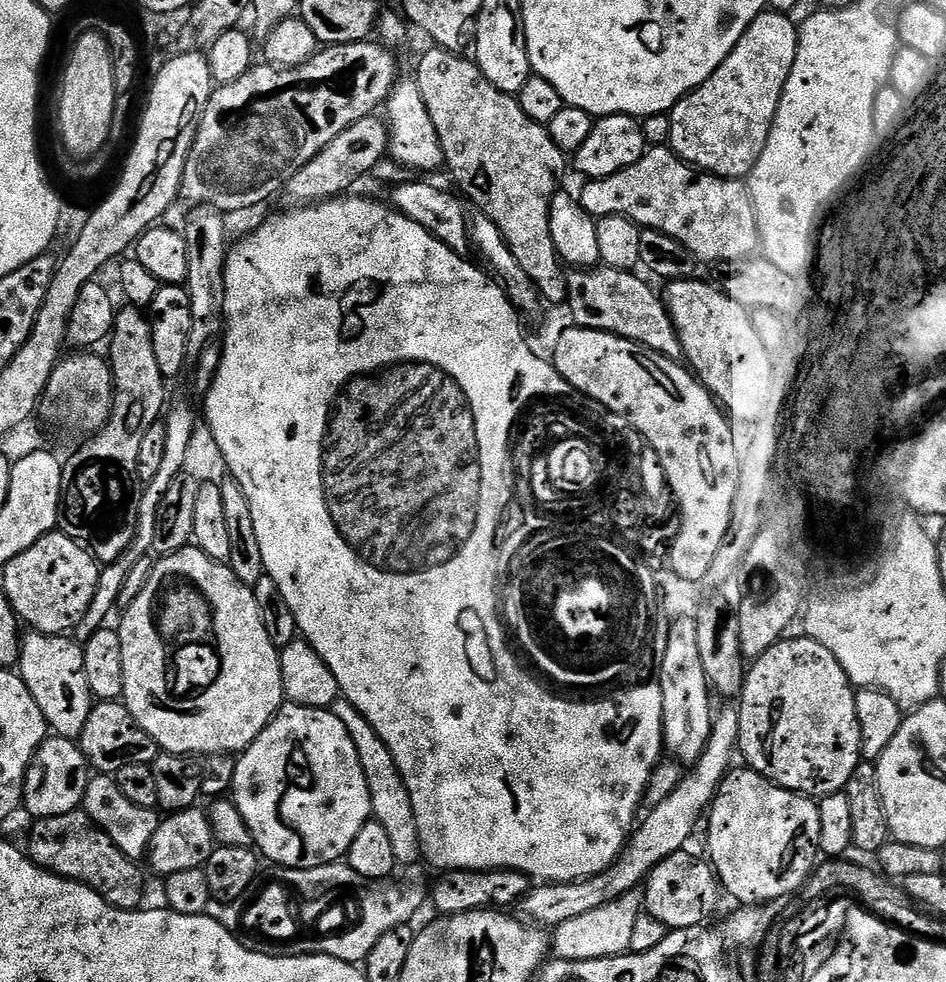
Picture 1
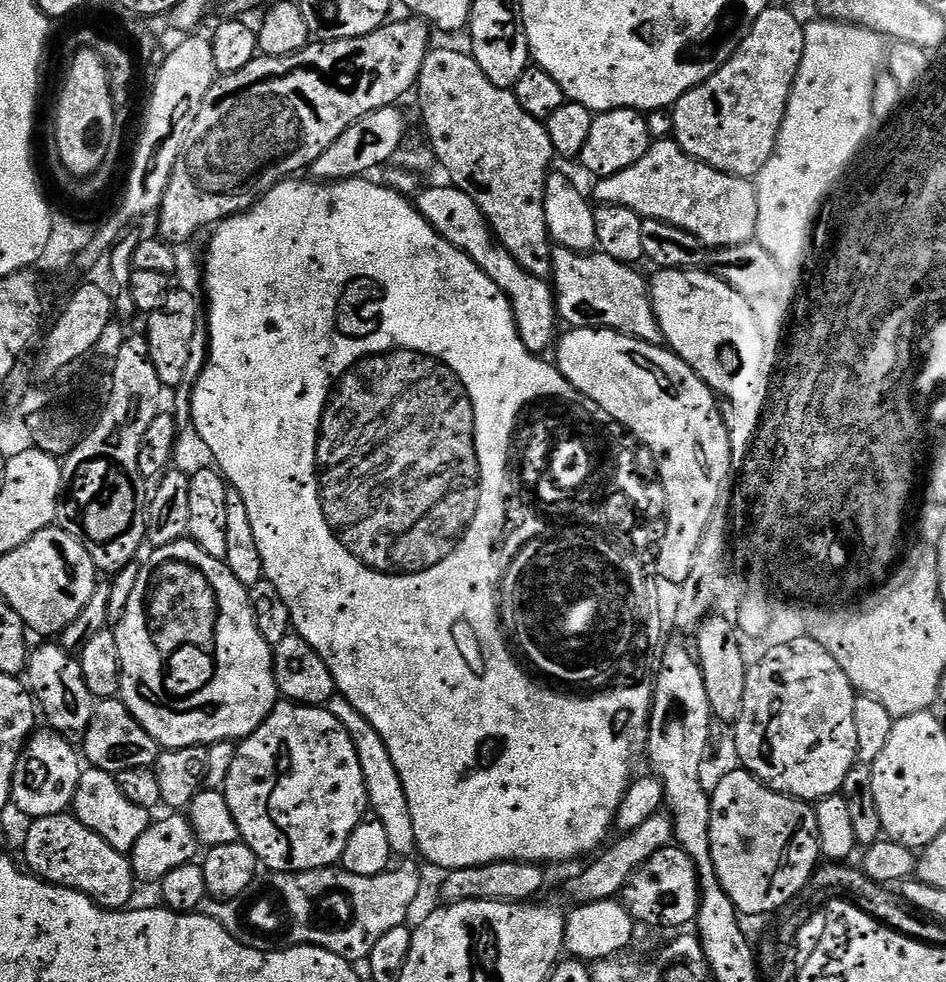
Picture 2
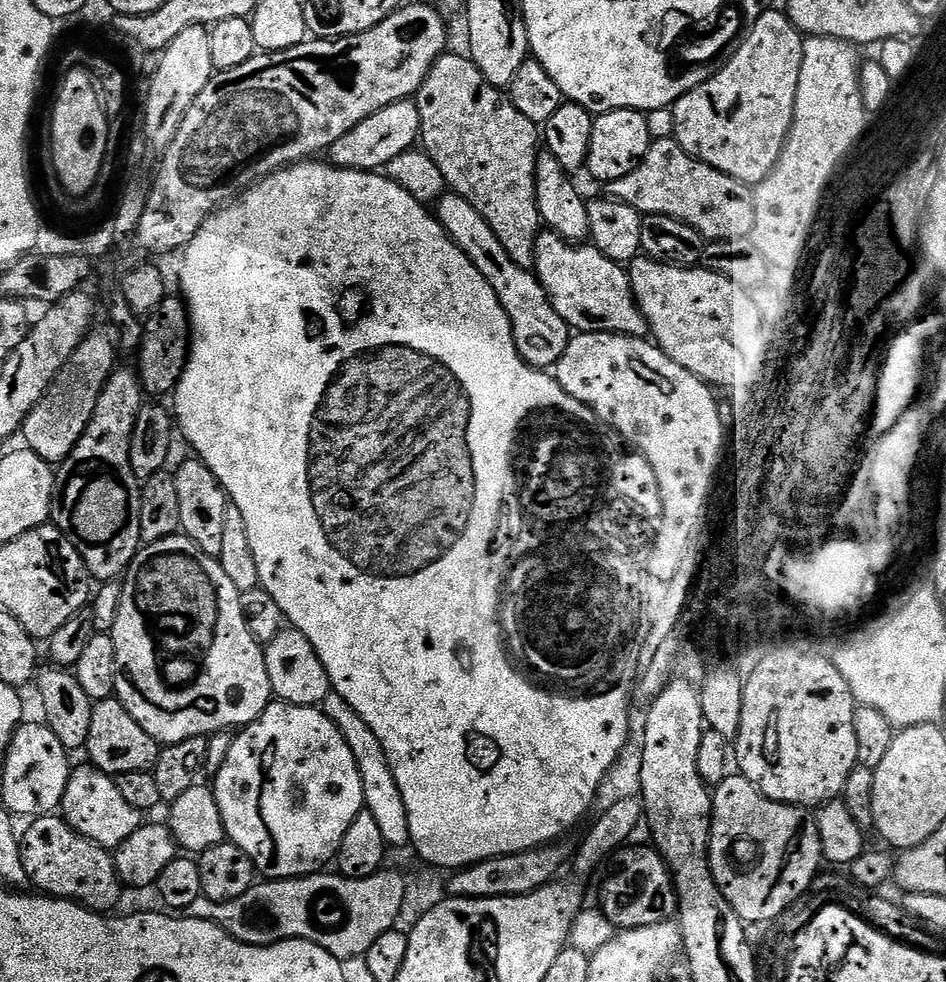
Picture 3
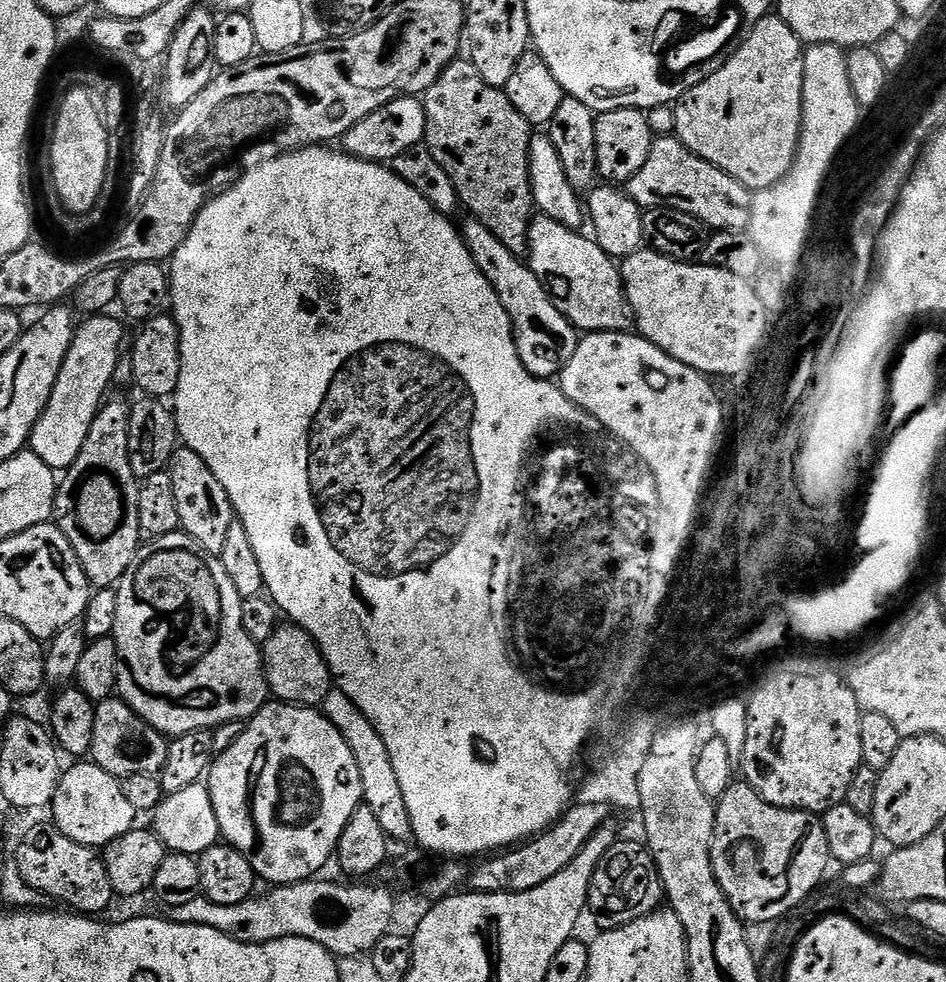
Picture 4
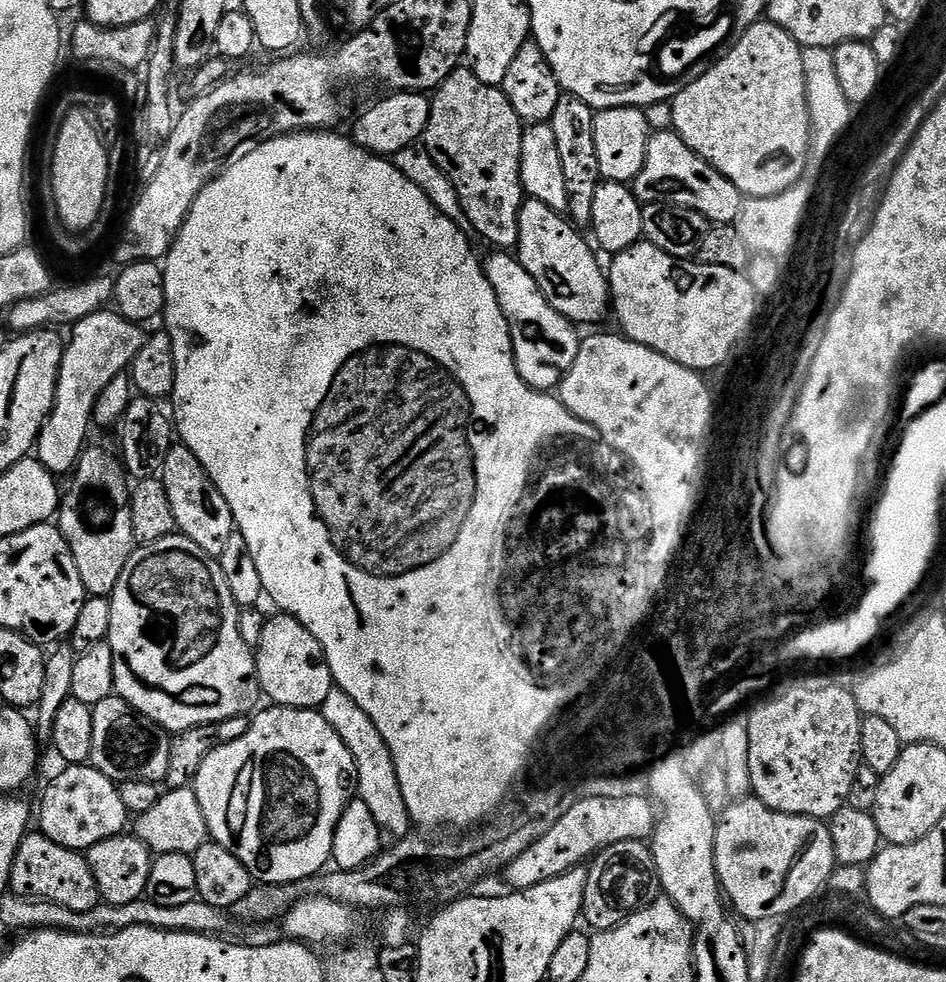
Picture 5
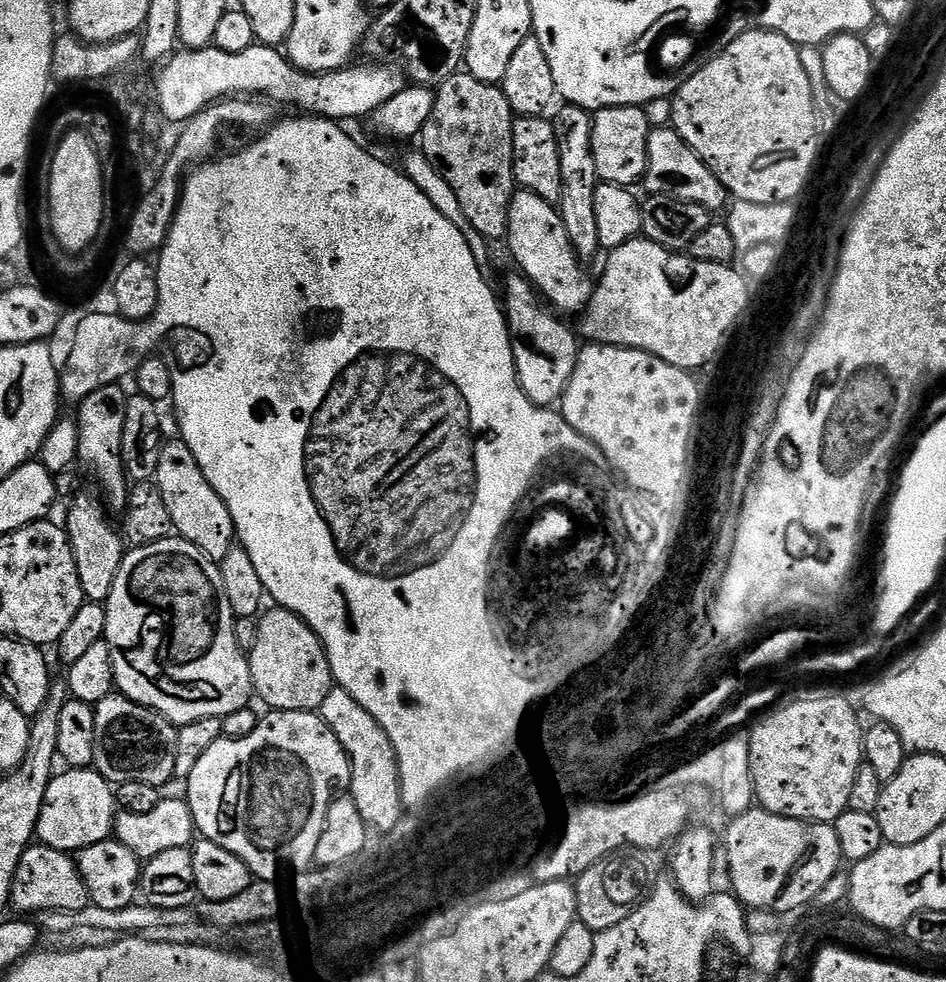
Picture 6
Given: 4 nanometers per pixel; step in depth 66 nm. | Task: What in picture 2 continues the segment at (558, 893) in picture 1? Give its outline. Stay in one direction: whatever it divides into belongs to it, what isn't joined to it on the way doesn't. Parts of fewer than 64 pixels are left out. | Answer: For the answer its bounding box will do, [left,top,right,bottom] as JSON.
[564,814,673,905]

